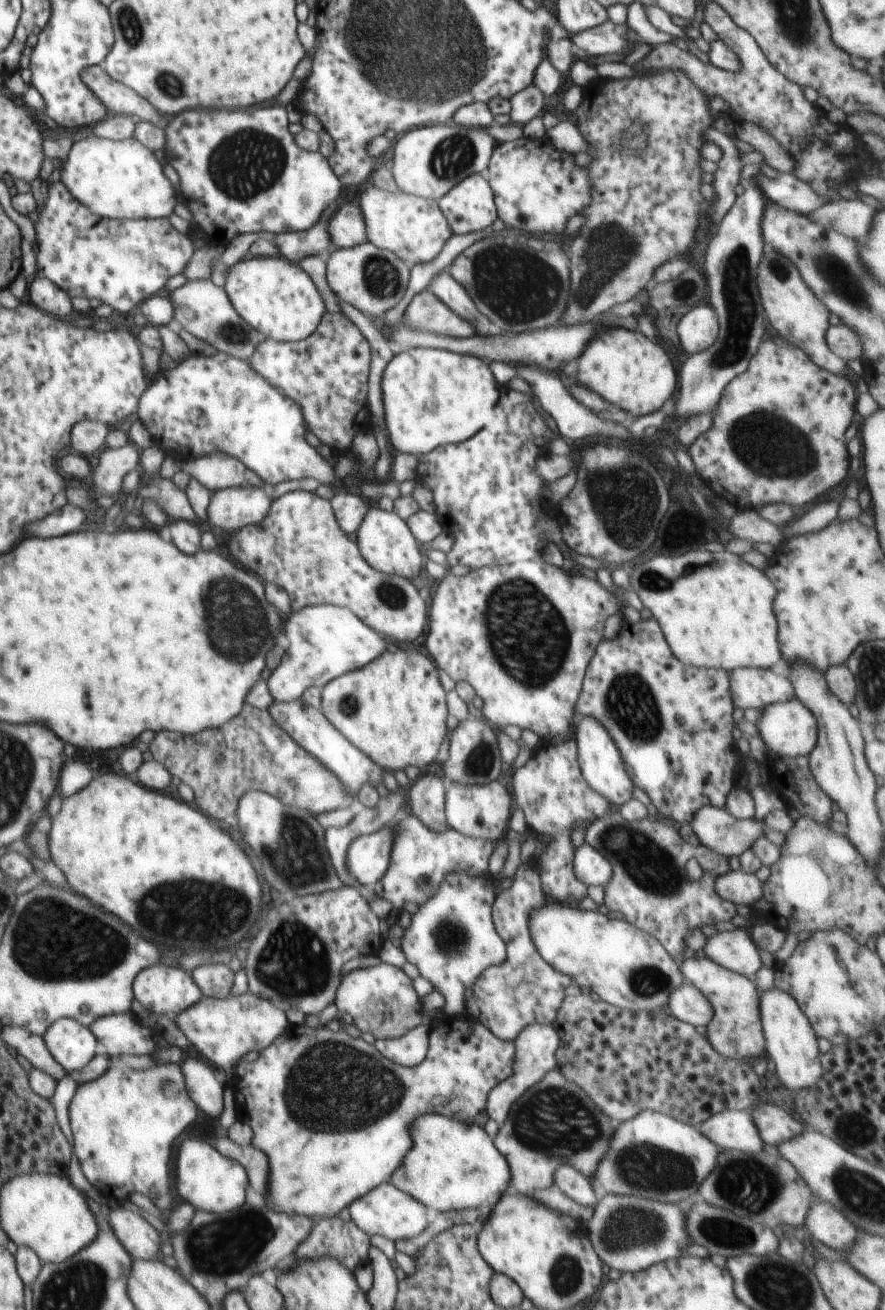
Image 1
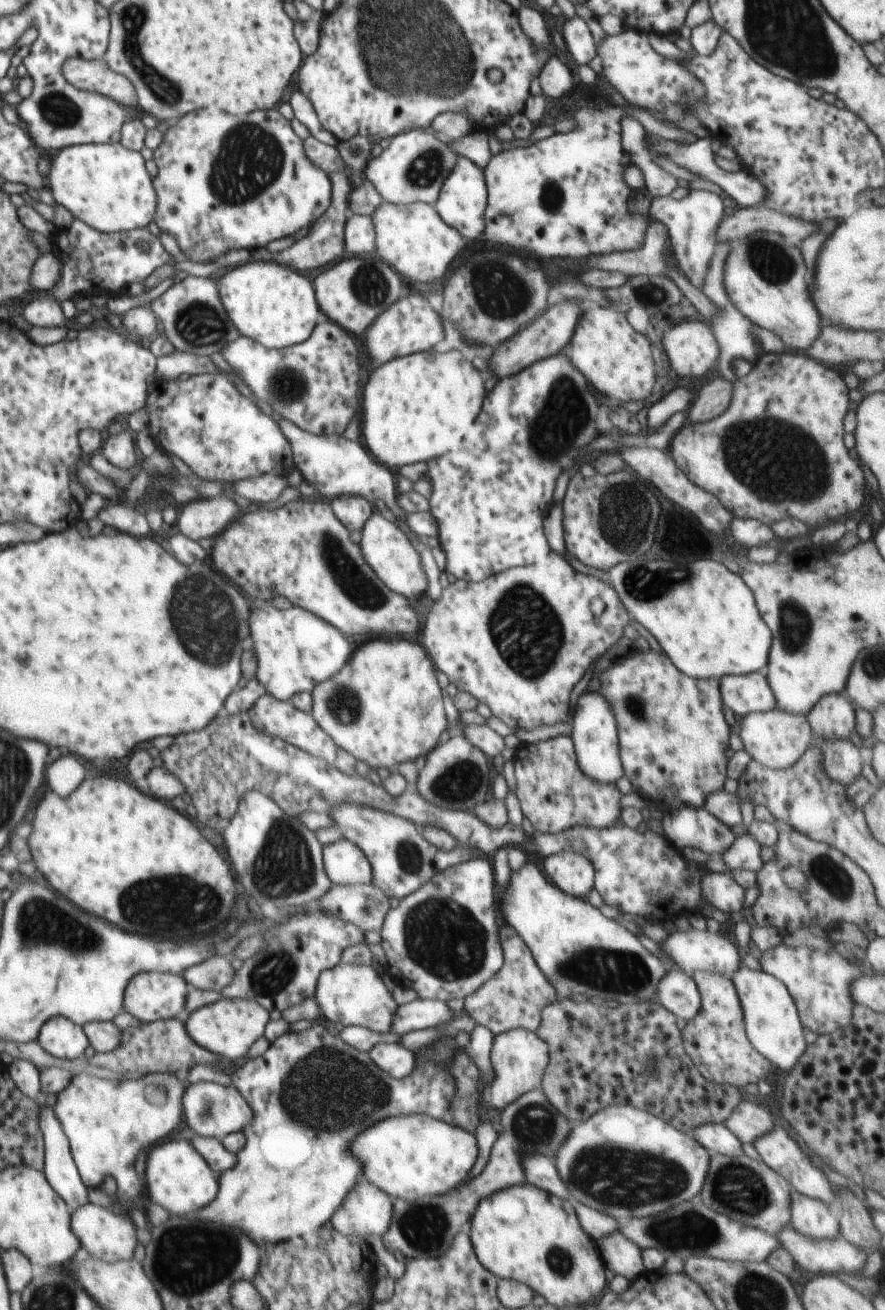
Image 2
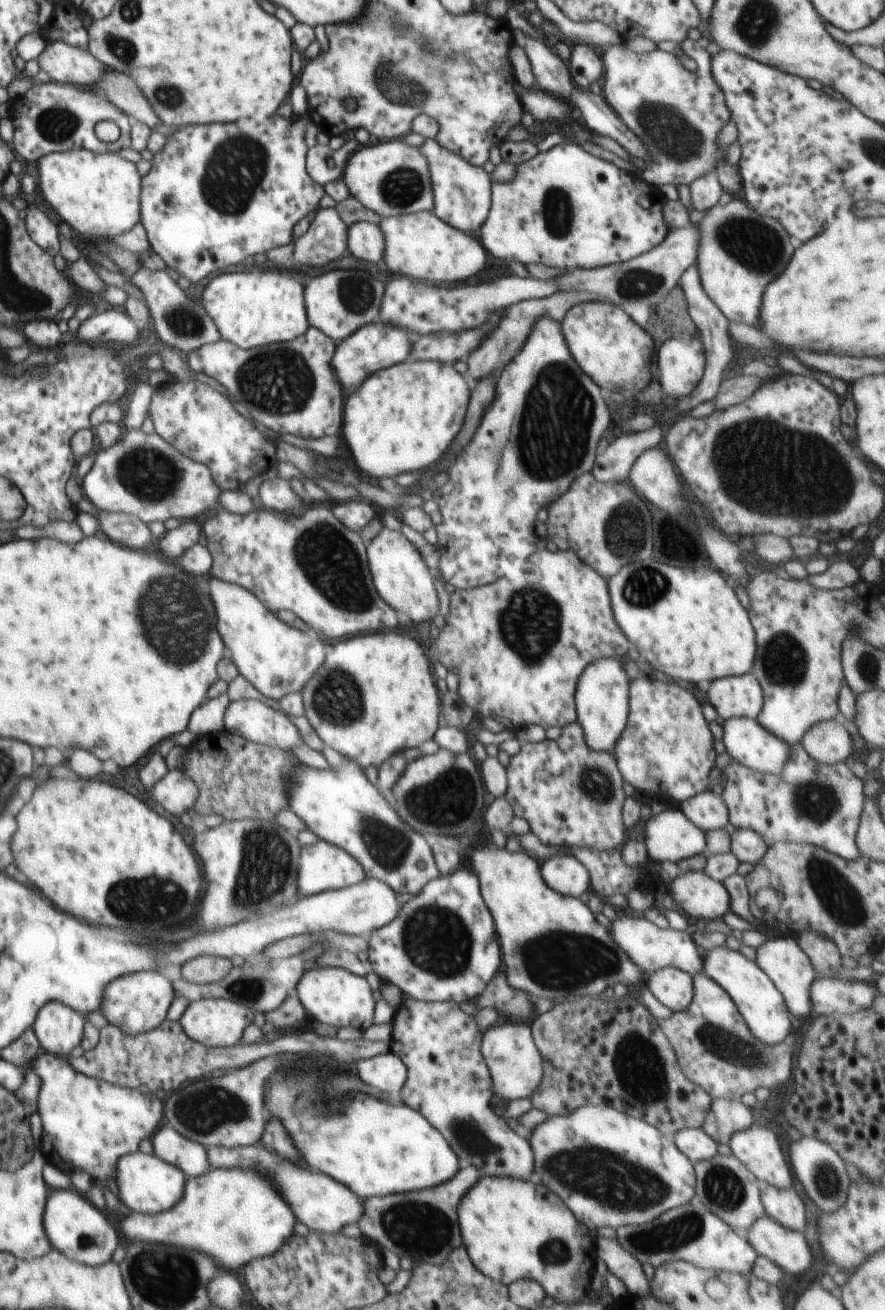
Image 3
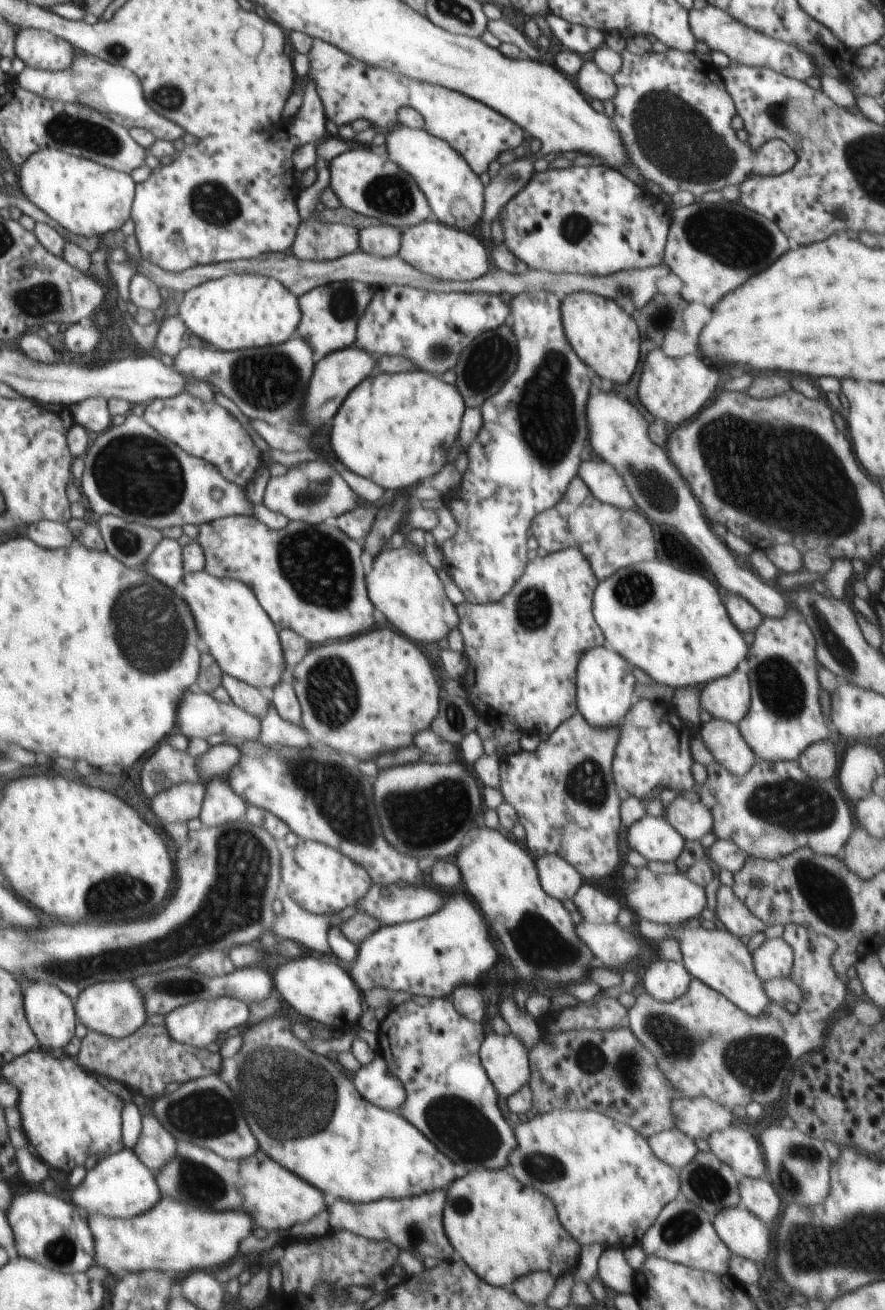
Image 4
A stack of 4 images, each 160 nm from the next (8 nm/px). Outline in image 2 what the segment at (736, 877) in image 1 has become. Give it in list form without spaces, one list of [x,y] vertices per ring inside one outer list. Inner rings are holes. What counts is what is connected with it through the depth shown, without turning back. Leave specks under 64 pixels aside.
[[[710,873],[702,876],[702,896],[720,912],[736,912],[745,901],[746,888],[742,888],[730,873]]]

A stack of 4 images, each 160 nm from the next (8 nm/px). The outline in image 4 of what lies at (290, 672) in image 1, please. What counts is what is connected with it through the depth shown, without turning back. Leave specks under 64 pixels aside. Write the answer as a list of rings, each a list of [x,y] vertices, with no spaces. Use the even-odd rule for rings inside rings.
[[[205,570],[185,573],[180,594],[192,613],[204,651],[212,655],[222,672],[265,693],[273,690],[284,673],[290,672],[285,666],[277,628],[243,582],[217,577]]]

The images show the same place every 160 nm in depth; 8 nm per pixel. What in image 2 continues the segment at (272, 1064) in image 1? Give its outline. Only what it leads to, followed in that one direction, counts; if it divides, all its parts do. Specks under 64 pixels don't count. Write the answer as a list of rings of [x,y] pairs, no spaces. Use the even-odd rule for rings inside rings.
[[[317,1023],[304,1032],[289,1030],[282,1034],[270,1044],[262,1056],[248,1060],[232,1075],[233,1087],[242,1094],[242,1098],[248,1102],[252,1110],[250,1125],[243,1131],[246,1145],[238,1153],[236,1166],[218,1176],[216,1200],[210,1202],[204,1210],[190,1215],[198,1216],[204,1222],[214,1222],[224,1228],[242,1228],[258,1244],[280,1244],[286,1240],[294,1242],[296,1238],[302,1238],[308,1232],[314,1234],[318,1226],[332,1220],[332,1214],[338,1212],[342,1202],[346,1202],[350,1190],[354,1190],[354,1186],[358,1186],[358,1182],[363,1180],[362,1162],[356,1156],[348,1156],[348,1142],[356,1134],[366,1132],[366,1126],[370,1128],[376,1122],[382,1122],[384,1118],[424,1114],[458,1127],[458,1122],[455,1122],[454,1116],[450,1114],[452,1102],[458,1100],[458,1086],[454,1074],[450,1074],[450,1070],[444,1068],[450,1066],[450,1062],[454,1062],[458,1054],[468,1054],[474,1066],[480,1070],[482,1080],[478,1080],[478,1092],[486,1099],[488,1089],[498,1074],[494,1070],[491,1056],[496,1035],[481,1025],[472,1029],[469,1035],[470,1042],[466,1047],[460,1047],[455,1038],[438,1042],[434,1044],[434,1048],[422,1046],[417,1051],[417,1066],[412,1074],[398,1080],[382,1072],[372,1062],[368,1052],[348,1046],[340,1036],[330,1034]]]

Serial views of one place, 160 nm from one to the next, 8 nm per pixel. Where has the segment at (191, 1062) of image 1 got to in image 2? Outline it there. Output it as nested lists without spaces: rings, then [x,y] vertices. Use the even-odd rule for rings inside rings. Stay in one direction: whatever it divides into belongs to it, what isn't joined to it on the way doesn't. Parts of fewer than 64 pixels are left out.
[[[216,1082],[190,1084],[188,1088],[185,1088],[182,1103],[186,1124],[199,1136],[221,1140],[228,1134],[243,1132],[244,1128],[250,1125],[250,1118],[252,1118],[252,1110],[250,1110],[248,1102],[242,1098],[242,1094],[239,1094],[233,1086],[222,1088]]]

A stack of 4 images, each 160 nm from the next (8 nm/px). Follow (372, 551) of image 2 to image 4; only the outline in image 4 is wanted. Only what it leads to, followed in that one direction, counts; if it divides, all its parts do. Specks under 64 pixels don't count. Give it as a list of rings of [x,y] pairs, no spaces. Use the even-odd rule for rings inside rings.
[[[403,546],[390,548],[380,553],[374,560],[370,574],[365,578],[370,602],[378,608],[388,622],[414,642],[440,642],[448,634],[459,628],[459,614],[456,606],[444,593],[444,584],[436,569],[425,559]]]

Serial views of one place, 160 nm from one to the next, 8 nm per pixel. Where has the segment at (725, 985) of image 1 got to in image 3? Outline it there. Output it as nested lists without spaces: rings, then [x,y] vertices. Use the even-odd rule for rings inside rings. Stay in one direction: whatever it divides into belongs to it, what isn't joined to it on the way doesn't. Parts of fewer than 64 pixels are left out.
[[[696,973],[693,977],[693,997],[683,1011],[674,1011],[669,1018],[656,1019],[660,1030],[665,1034],[684,1076],[701,1086],[713,1099],[741,1099],[746,1092],[756,1092],[758,1088],[772,1088],[786,1084],[792,1074],[792,1048],[796,1037],[790,1034],[785,1041],[769,1046],[755,1037],[748,1028],[743,1015],[730,995],[708,975]]]

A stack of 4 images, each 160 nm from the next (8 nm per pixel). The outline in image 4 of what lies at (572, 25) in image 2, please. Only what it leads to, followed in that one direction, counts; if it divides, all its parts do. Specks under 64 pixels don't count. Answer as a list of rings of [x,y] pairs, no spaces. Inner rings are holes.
[[[584,62],[580,74],[576,76],[578,88],[596,100],[613,100],[617,95],[618,87],[612,76],[600,71],[593,62]]]

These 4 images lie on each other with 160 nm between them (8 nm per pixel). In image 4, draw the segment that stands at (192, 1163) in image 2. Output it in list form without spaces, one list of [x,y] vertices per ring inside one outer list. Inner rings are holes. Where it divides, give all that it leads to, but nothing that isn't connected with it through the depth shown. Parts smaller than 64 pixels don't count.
[[[125,1146],[117,1153],[106,1155],[94,1168],[88,1169],[82,1183],[70,1188],[65,1196],[74,1203],[82,1216],[101,1214],[115,1219],[138,1216],[162,1199],[156,1174],[142,1164],[132,1149]]]

